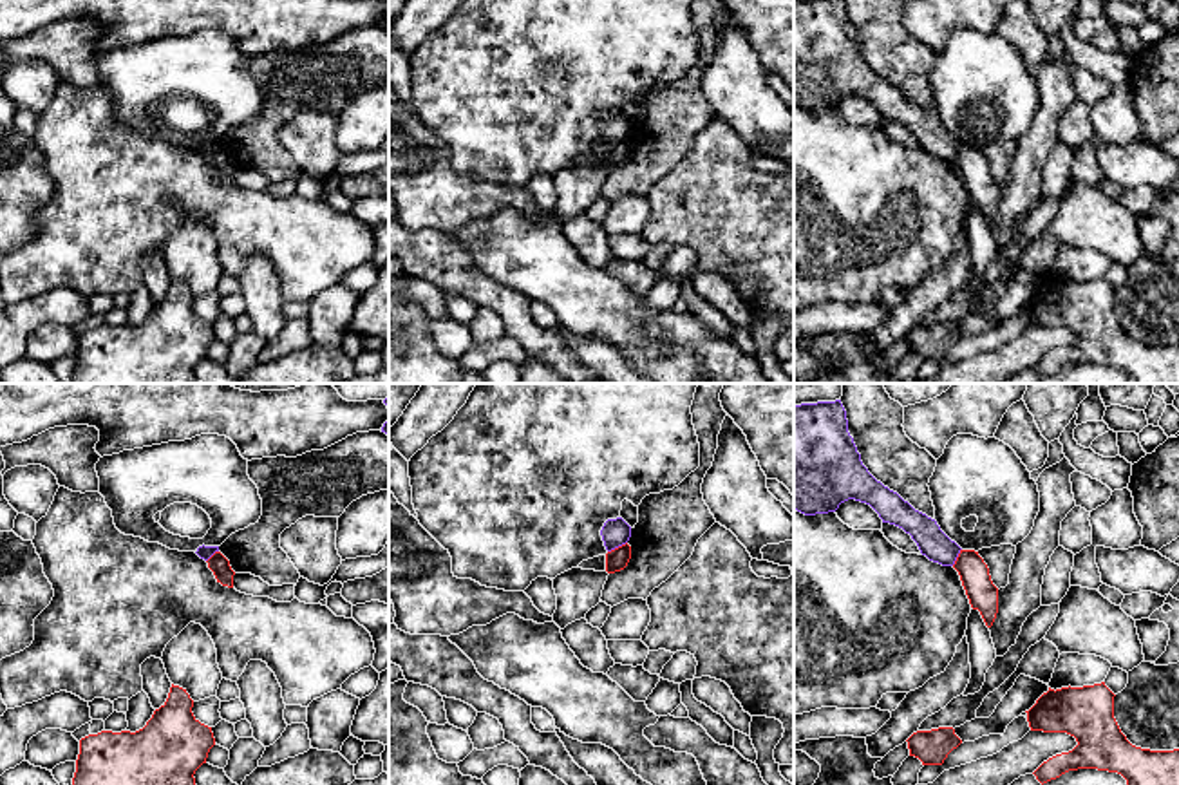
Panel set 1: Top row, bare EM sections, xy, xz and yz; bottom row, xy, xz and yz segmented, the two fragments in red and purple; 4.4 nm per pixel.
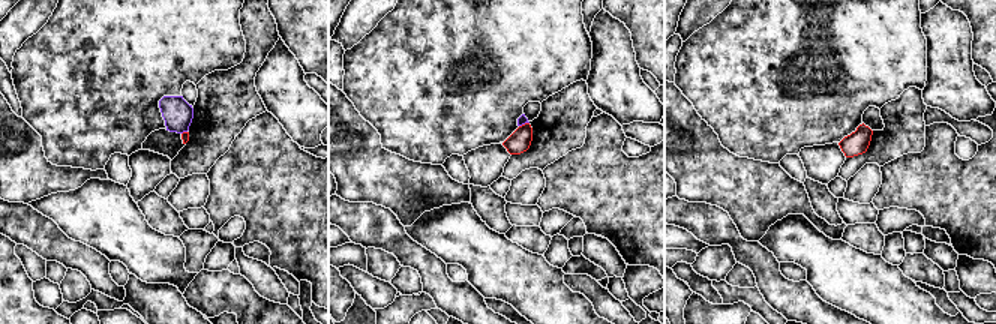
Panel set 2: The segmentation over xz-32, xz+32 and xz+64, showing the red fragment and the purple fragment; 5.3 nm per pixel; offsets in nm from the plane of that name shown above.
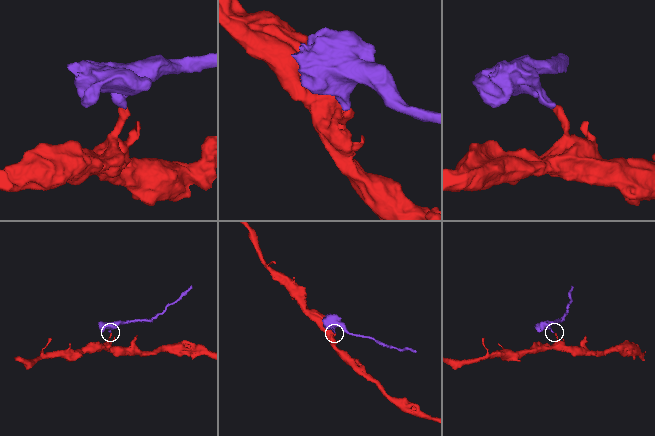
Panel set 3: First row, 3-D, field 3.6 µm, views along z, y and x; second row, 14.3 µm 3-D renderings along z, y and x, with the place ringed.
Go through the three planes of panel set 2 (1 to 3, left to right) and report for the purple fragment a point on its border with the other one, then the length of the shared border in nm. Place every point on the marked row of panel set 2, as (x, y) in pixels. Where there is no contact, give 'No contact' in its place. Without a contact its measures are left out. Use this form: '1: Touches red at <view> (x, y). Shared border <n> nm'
1: Touches red at xz-32 (183, 132). Shared border 40 nm
2: Touches red at xz+32 (525, 123). Shared border 60 nm
3: No contact

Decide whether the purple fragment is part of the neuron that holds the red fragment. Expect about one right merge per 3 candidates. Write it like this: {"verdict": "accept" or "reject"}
{"verdict": "reject"}

